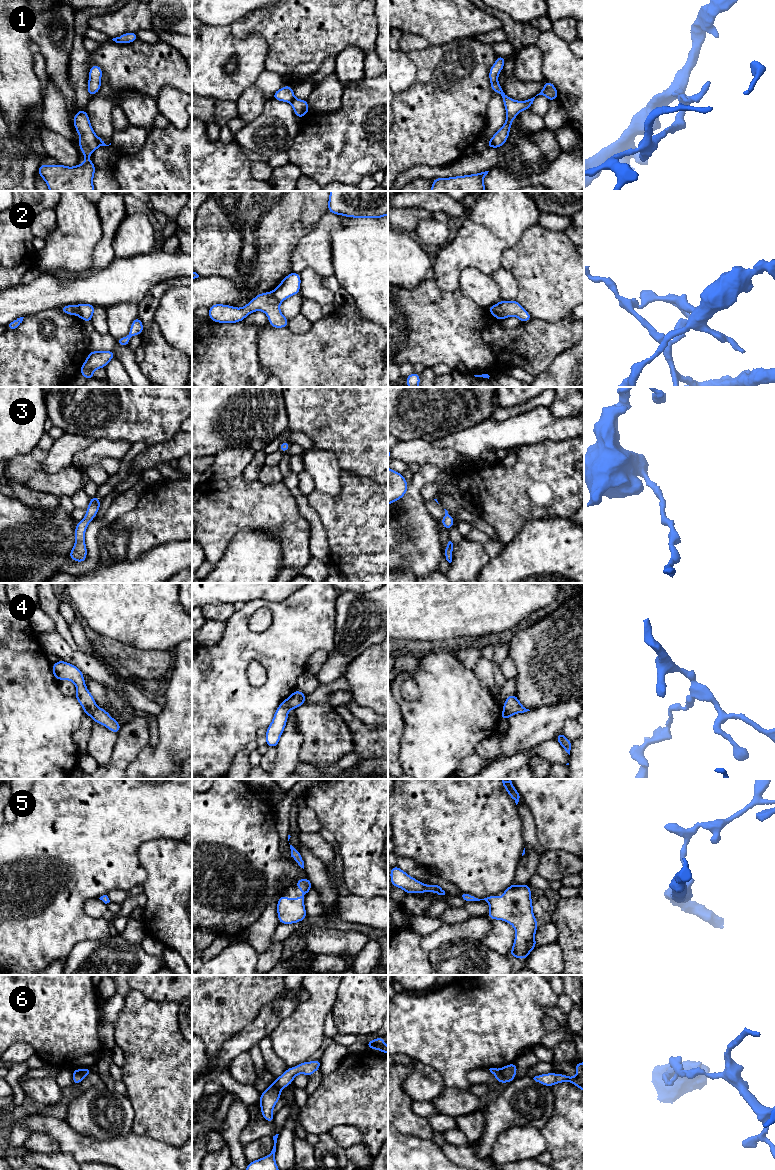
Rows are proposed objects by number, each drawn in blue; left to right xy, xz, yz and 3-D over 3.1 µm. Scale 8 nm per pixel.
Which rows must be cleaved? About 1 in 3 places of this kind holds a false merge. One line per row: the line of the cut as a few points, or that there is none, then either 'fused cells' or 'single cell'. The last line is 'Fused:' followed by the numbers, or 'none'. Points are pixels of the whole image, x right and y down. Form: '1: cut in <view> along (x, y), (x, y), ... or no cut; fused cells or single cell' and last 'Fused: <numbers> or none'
1: cut in xz along (295, 98), (290, 102); fused cells
2: cut in xz along (271, 292), (279, 303); fused cells
3: no cut; single cell
4: cut in xy along (97, 706), (91, 716); fused cells
5: no cut; single cell
6: cut in yz along (500, 1069), (496, 1076); fused cells
Fused: 1, 2, 4, 6

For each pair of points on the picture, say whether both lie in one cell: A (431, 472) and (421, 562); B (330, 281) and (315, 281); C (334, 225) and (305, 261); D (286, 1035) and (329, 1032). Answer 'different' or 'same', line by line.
A: same
B: different
C: same
D: different

